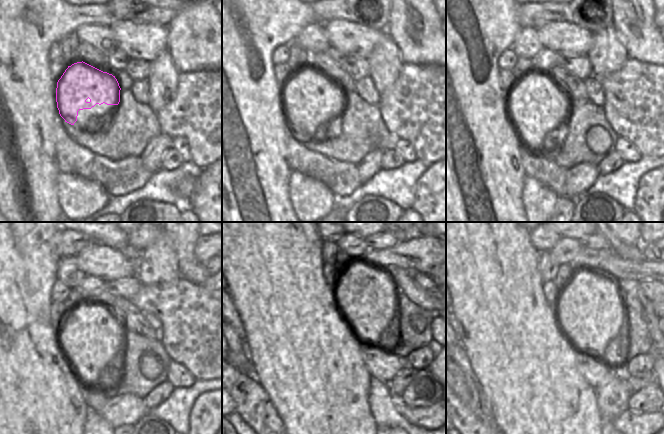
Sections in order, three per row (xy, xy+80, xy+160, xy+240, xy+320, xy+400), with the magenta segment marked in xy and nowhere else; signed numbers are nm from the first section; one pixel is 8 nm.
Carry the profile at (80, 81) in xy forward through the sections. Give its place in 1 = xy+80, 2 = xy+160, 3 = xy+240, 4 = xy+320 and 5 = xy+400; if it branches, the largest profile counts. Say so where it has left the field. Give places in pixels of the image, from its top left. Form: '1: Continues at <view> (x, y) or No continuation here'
1: Continues at xy+80 (308, 82)
2: Continues at xy+160 (518, 100)
3: Continues at xy+240 (102, 315)
4: Continues at xy+320 (364, 298)
5: Continues at xy+400 (590, 312)

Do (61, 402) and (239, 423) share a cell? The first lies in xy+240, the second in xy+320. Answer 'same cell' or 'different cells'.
different cells

